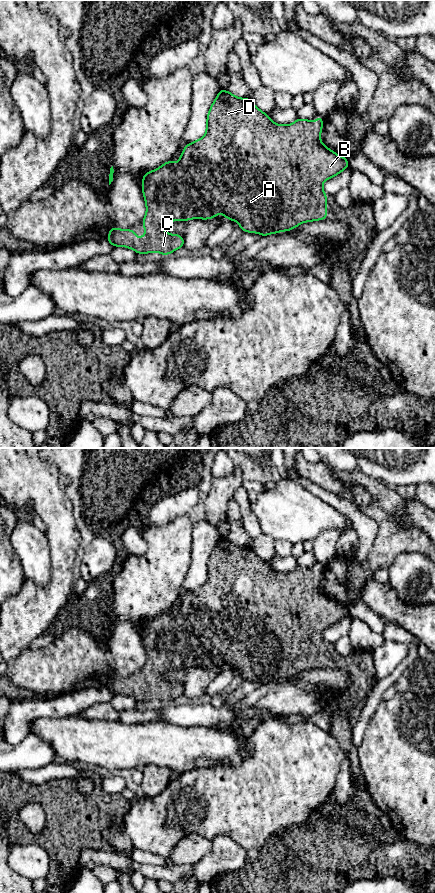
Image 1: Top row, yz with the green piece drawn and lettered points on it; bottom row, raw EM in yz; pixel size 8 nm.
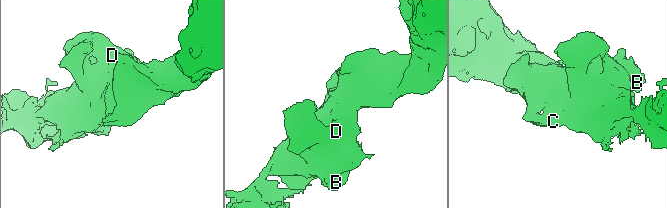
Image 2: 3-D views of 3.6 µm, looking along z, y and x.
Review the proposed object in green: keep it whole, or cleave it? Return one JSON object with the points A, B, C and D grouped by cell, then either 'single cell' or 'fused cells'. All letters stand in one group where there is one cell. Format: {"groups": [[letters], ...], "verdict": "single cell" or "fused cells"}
{"groups": [["A", "B", "C", "D"]], "verdict": "single cell"}

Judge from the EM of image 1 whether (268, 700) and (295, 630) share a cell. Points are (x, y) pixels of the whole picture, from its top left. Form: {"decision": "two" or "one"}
{"decision": "two"}

